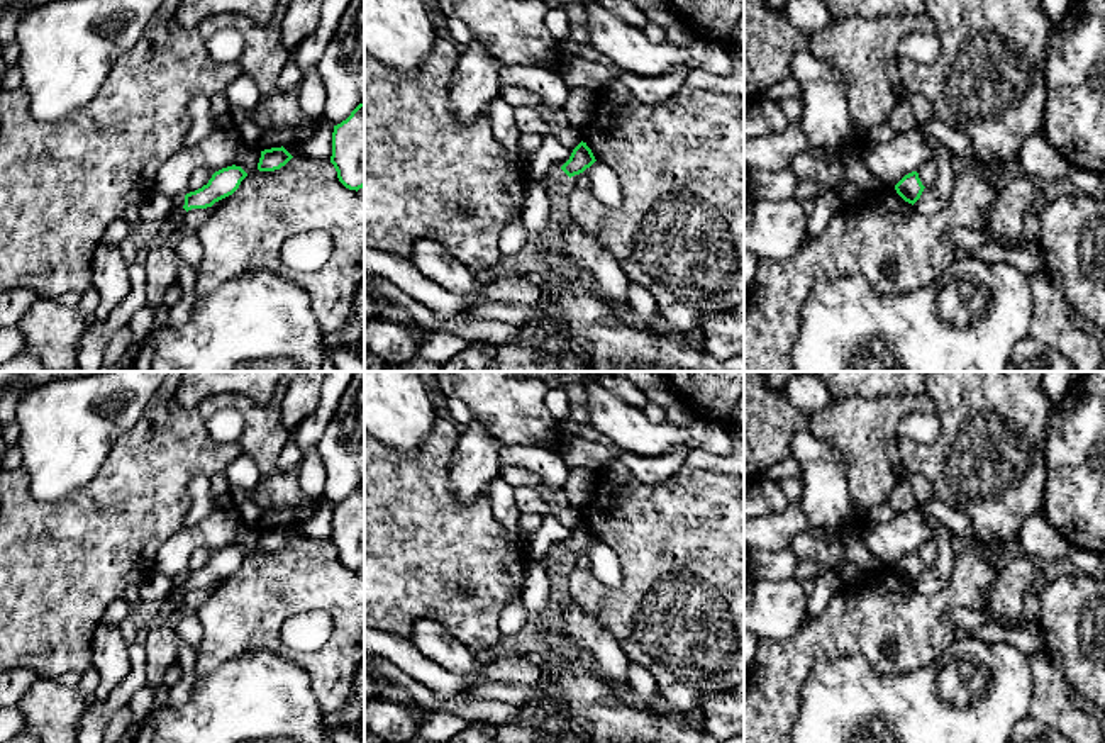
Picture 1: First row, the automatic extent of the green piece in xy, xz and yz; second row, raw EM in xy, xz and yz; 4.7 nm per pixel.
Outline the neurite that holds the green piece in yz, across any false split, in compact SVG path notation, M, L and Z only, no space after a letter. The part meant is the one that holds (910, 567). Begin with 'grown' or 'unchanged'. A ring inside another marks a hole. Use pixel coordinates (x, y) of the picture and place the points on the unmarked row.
unchanged; M912 551L908 555L905 555L897 565L895 565L895 570L897 573L908 584L915 584L922 572L924 572L924 565L919 558L919 553L917 551Z

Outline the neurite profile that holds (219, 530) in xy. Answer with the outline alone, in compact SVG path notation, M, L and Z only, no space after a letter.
M215 507L203 521L183 526L158 548L153 573L169 578L185 577L193 551L219 551L232 546L242 526L236 509Z

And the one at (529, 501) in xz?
M517 487L515 502L520 514L556 516L571 529L581 522L581 511L573 506L554 507L537 492L536 487Z

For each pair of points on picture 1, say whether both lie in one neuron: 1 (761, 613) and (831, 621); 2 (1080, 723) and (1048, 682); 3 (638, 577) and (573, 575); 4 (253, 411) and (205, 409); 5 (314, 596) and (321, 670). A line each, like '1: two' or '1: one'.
1: two
2: one
3: one
4: one
5: one

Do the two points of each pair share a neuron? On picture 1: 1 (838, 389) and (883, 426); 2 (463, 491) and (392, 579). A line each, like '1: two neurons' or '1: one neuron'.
1: two neurons
2: two neurons

